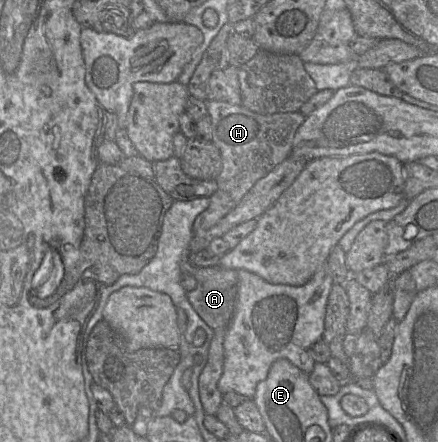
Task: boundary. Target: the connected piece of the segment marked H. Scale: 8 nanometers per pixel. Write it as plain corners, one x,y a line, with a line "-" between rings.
206,101
206,107
212,123
212,142
219,148
222,158
222,170
216,178
218,190
228,194
237,204
258,180
290,156
295,133
306,117
299,111
262,115
242,105
222,101

